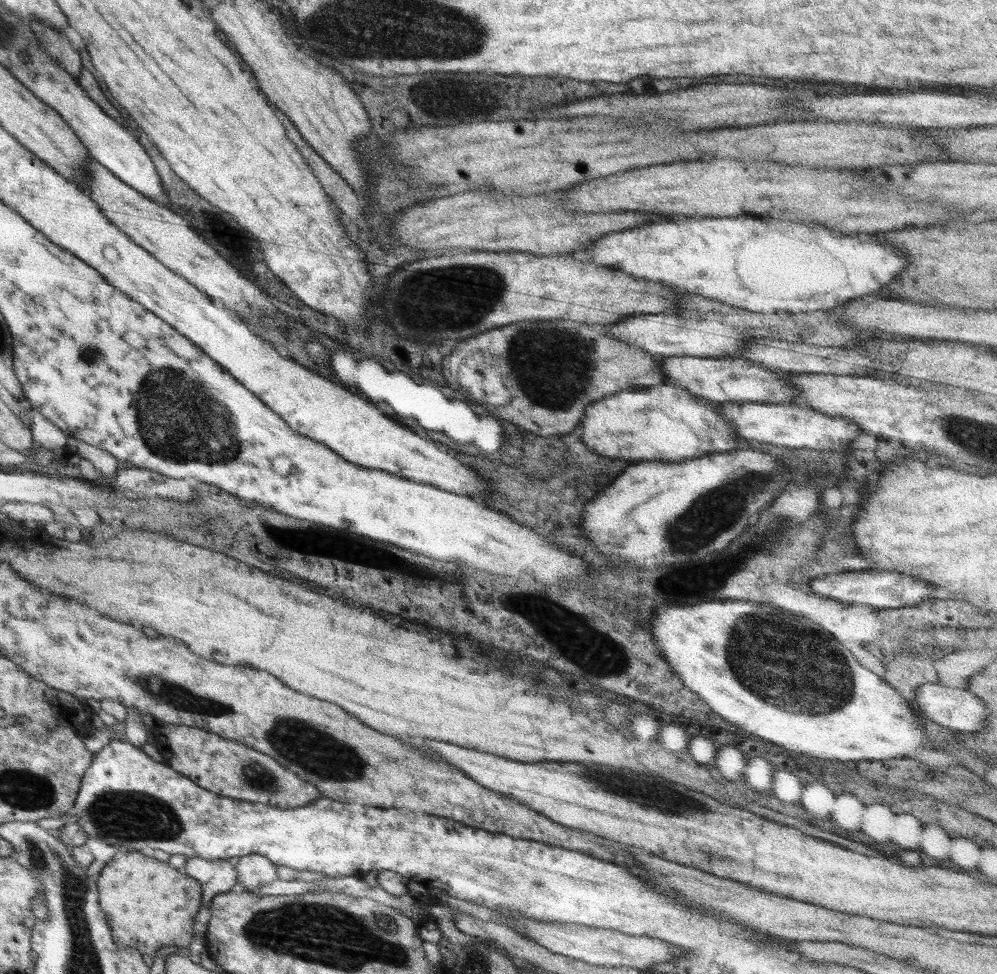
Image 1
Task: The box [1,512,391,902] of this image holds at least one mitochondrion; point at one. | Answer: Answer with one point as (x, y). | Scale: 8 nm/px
(126, 816)

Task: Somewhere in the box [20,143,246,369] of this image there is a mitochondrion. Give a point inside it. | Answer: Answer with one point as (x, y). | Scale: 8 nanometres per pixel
(89, 354)

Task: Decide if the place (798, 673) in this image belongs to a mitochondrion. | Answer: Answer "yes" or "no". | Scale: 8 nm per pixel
yes

